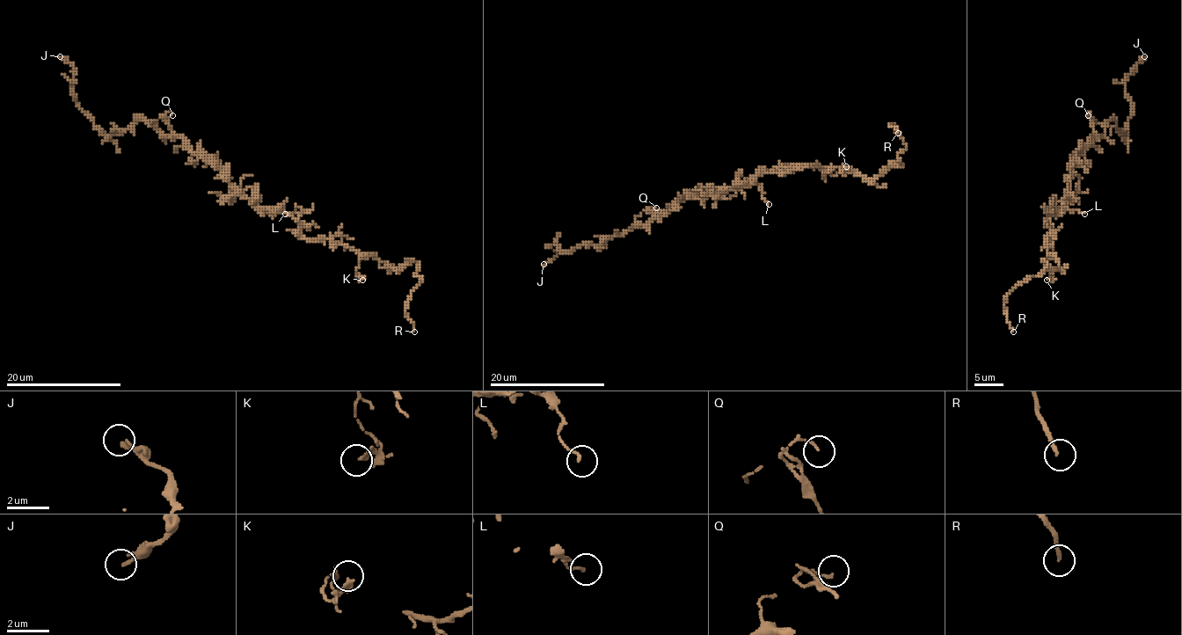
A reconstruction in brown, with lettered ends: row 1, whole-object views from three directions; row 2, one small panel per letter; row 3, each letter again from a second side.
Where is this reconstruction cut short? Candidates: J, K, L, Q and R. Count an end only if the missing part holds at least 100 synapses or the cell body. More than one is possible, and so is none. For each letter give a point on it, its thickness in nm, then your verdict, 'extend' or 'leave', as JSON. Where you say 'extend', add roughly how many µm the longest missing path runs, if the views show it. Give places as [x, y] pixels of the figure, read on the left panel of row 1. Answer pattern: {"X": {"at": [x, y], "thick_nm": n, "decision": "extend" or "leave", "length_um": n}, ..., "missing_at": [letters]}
{"J": {"at": [60, 56], "thick_nm": 200, "decision": "leave"}, "K": {"at": [362, 280], "thick_nm": 160, "decision": "leave"}, "L": {"at": [285, 214], "thick_nm": 120, "decision": "leave"}, "Q": {"at": [172, 115], "thick_nm": 110, "decision": "leave"}, "R": {"at": [414, 332], "thick_nm": 180, "decision": "extend", "length_um": 25}, "missing_at": ["R"]}

